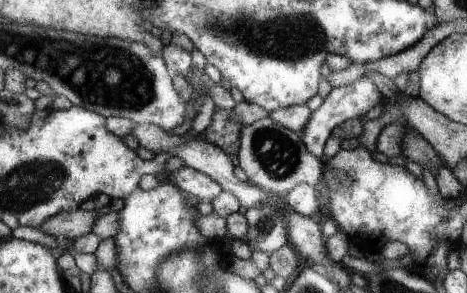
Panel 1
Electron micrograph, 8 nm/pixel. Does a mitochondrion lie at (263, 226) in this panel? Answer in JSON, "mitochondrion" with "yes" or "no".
{"mitochondrion":"yes"}

